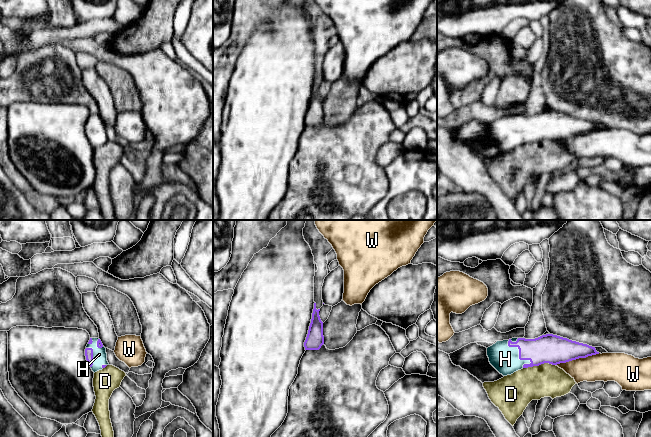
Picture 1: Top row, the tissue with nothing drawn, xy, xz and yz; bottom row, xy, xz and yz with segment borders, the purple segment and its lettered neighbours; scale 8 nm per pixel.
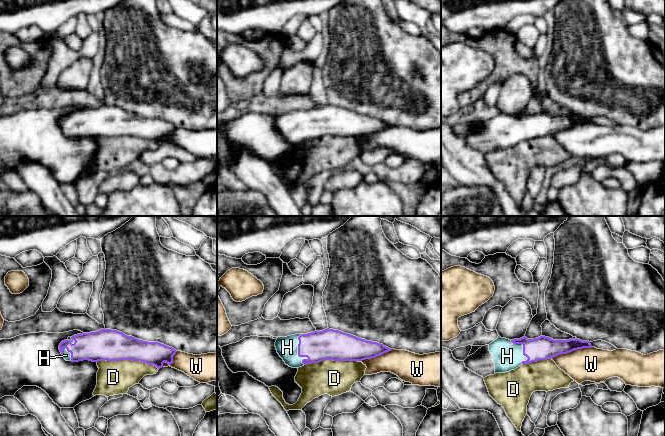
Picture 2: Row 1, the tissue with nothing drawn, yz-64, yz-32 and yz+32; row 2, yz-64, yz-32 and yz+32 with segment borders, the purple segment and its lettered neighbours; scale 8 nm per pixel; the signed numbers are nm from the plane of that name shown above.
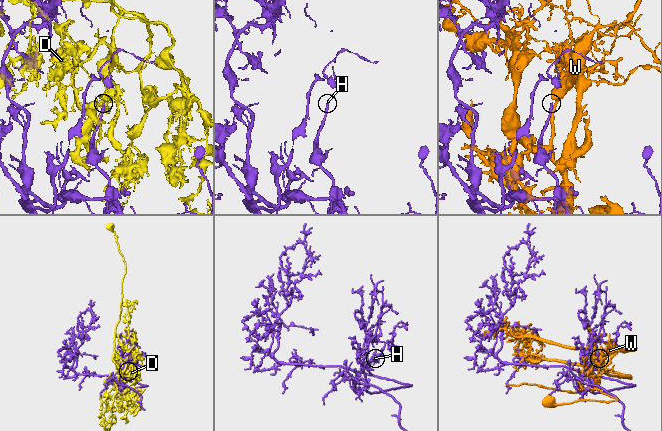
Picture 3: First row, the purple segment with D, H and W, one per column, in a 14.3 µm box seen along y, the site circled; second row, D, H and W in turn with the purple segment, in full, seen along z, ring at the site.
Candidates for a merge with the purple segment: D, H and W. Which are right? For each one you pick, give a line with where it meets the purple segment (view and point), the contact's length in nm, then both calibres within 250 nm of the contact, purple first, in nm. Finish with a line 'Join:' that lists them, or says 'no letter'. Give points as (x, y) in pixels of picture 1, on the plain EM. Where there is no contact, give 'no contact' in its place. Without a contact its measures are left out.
H: meets purple in yz at (519, 129); contact 260 nm long; 240 nm thick on the purple side, 220 nm on the other
Join: H

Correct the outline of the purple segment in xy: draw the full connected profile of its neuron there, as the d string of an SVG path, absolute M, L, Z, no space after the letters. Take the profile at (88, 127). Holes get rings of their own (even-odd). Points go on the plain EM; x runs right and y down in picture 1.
M90 114L85 125L85 132L94 149L109 141L106 124L99 114Z

